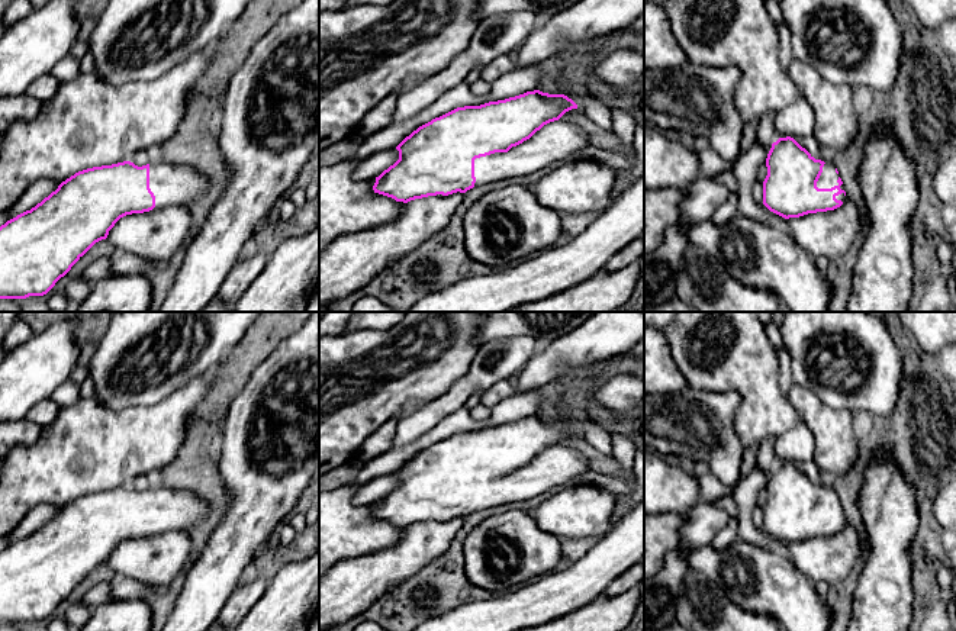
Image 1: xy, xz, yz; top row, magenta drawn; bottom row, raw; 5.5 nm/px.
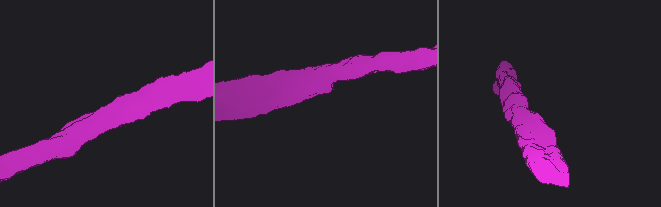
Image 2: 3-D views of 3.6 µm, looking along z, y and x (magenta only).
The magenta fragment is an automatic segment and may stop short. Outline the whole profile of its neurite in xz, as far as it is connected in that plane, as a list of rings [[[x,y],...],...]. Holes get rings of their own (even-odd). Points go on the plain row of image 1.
[[[540,415],[480,431],[457,432],[406,461],[396,471],[399,484],[376,502],[373,515],[408,528],[428,521],[466,518],[503,503],[529,500],[590,471],[588,460],[561,442],[572,434],[577,434],[577,429],[567,421]]]

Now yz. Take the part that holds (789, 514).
[[[791,461],[779,463],[772,469],[766,483],[766,492],[767,500],[763,506],[763,529],[785,544],[834,535],[847,525],[837,493],[833,489],[815,484]]]

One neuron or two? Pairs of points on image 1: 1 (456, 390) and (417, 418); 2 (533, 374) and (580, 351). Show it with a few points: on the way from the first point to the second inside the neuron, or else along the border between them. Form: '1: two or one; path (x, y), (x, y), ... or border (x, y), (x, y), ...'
1: one; path (446, 401), (427, 417)
2: one; path (544, 367), (569, 354)

